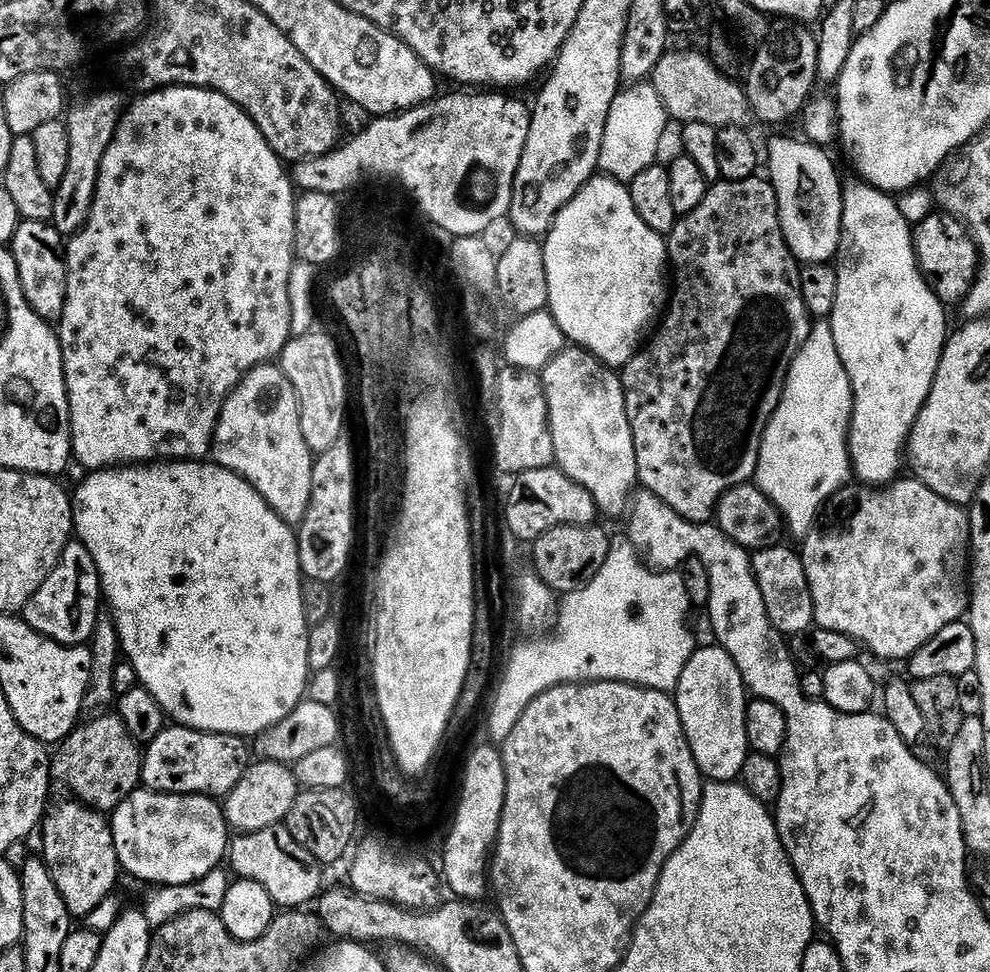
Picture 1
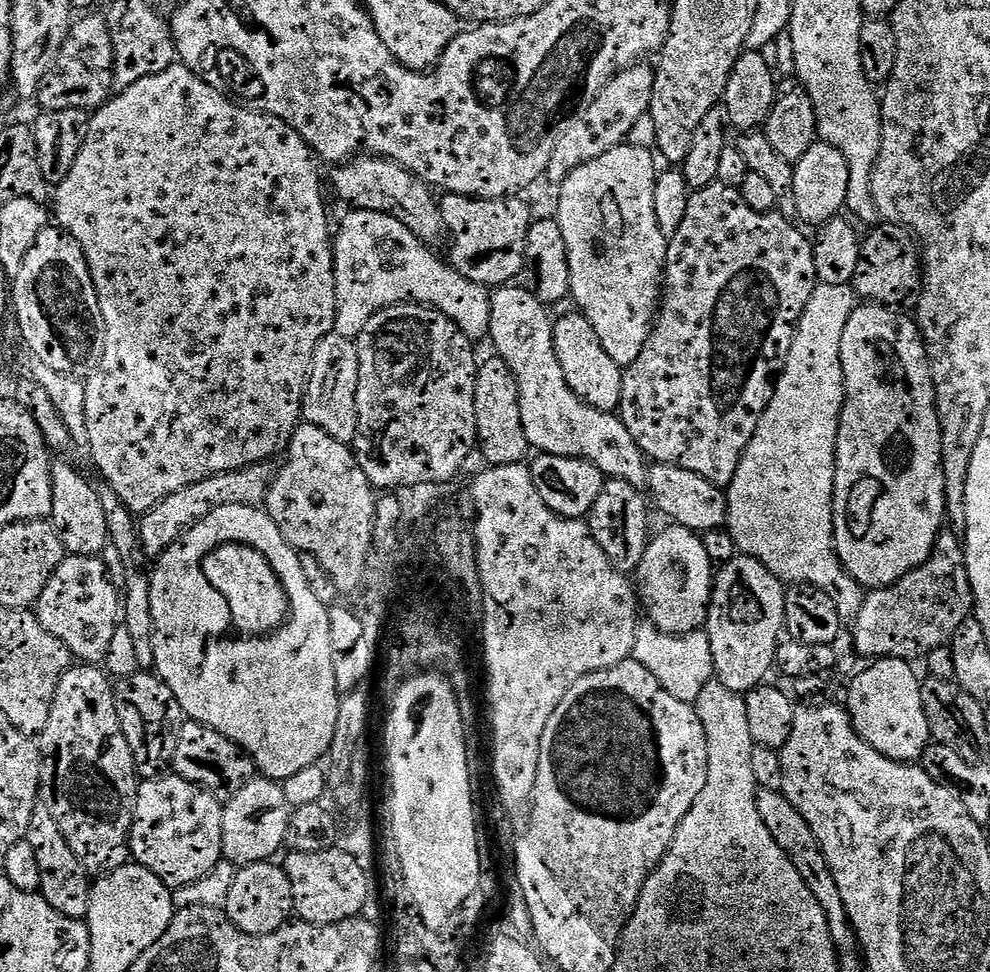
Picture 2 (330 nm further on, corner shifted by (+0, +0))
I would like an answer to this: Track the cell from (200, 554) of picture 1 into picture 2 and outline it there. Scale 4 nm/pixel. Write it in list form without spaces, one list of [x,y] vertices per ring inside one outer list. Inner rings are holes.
[[[222,506],[218,510],[214,510],[210,514],[206,514],[206,518],[202,518],[192,528],[184,533],[182,539],[172,544],[166,551],[158,557],[156,569],[151,569],[150,579],[150,614],[154,618],[154,658],[156,659],[155,675],[166,682],[166,686],[170,686],[170,690],[174,690],[174,698],[178,698],[178,706],[184,711],[185,717],[189,721],[205,724],[210,730],[214,730],[218,734],[222,734],[226,738],[230,738],[230,742],[237,744],[243,752],[247,752],[252,757],[253,764],[267,779],[282,782],[286,778],[290,778],[292,774],[298,774],[300,770],[306,770],[311,764],[320,764],[328,755],[328,749],[334,740],[334,730],[338,721],[339,706],[342,699],[342,693],[336,689],[334,682],[334,654],[330,646],[330,614],[329,607],[323,605],[318,600],[317,595],[310,588],[310,582],[307,581],[306,575],[302,570],[302,563],[299,561],[300,553],[288,543],[288,540],[282,534],[282,530],[269,518],[267,511],[263,507],[251,508],[250,506]],[[230,540],[230,544],[234,546],[242,546],[242,542],[252,542],[256,544],[266,556],[270,566],[276,566],[278,572],[282,572],[284,576],[284,586],[288,588],[290,596],[292,596],[292,604],[294,604],[294,618],[290,622],[290,626],[280,632],[278,636],[274,636],[272,640],[266,642],[258,642],[258,644],[228,644],[228,642],[216,642],[216,636],[224,632],[226,622],[228,622],[228,610],[226,604],[222,602],[222,598],[218,598],[218,586],[210,580],[208,572],[202,568],[200,558],[216,544]]]

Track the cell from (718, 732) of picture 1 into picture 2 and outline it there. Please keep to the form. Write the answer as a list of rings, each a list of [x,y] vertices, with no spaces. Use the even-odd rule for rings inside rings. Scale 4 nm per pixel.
[[[737,554],[733,560],[715,573],[712,585],[712,604],[708,607],[706,631],[710,638],[710,654],[714,658],[715,679],[734,690],[747,694],[765,683],[768,671],[773,671],[776,662],[776,648],[781,642],[784,627],[785,585],[762,562],[752,556]]]

